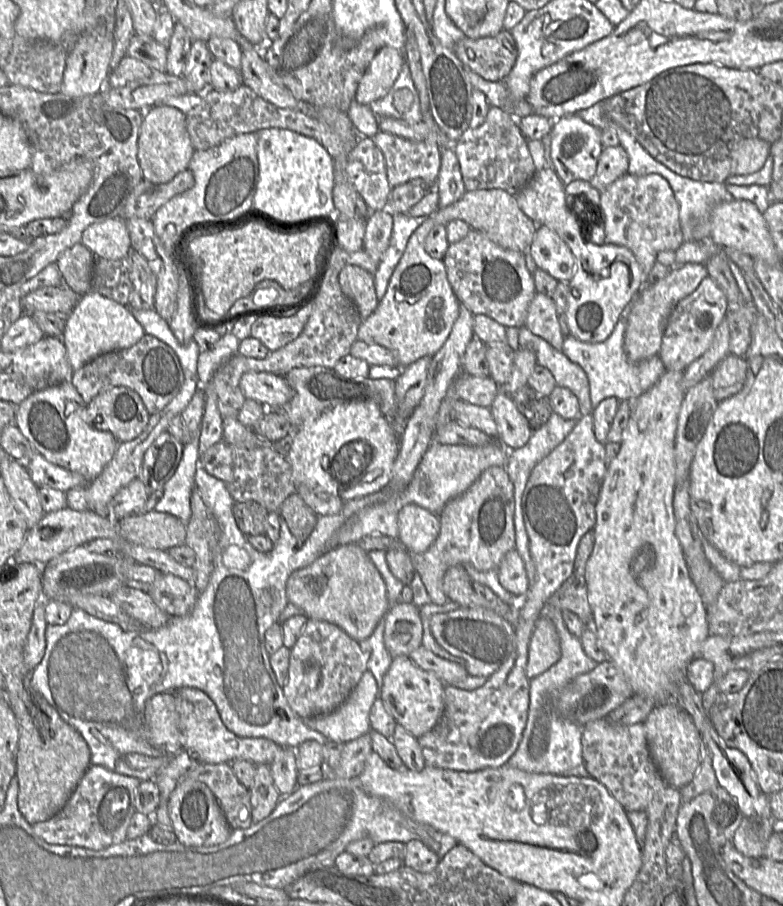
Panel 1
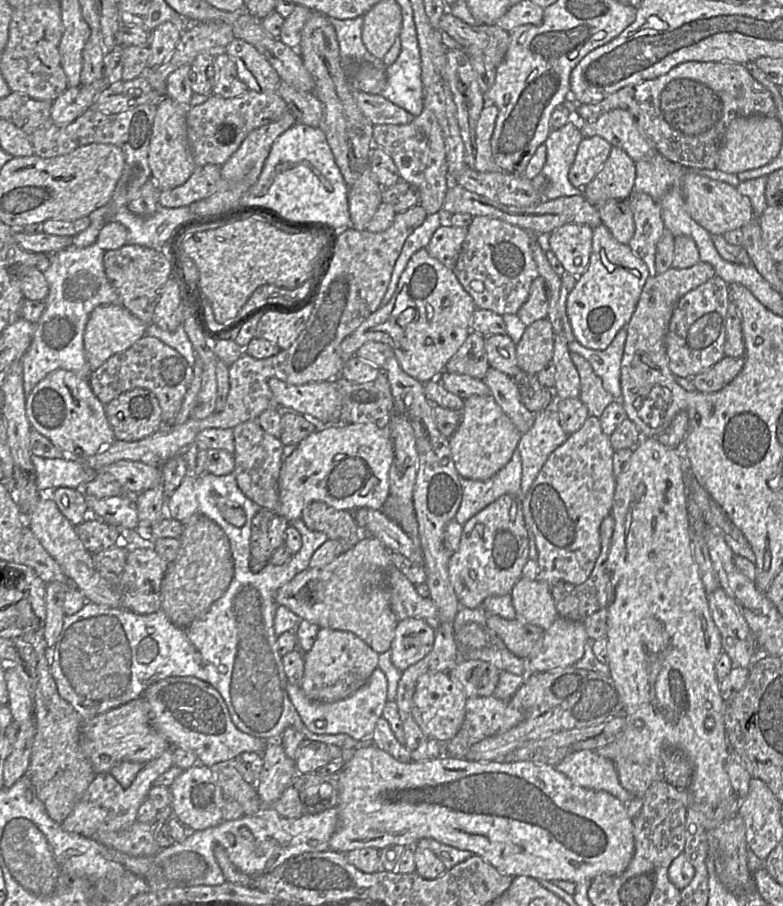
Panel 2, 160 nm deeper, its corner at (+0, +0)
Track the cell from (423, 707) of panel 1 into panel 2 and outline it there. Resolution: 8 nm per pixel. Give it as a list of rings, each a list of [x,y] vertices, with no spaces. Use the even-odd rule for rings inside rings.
[[[447,672],[425,673],[417,681],[411,713],[425,735],[440,743],[446,743],[458,733],[463,724],[467,698]]]

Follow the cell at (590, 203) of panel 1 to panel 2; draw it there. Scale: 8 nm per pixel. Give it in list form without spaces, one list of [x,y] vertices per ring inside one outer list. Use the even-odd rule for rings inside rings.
[[[608,200],[597,207],[601,224],[622,244],[628,244],[635,232],[633,213],[628,200]]]

